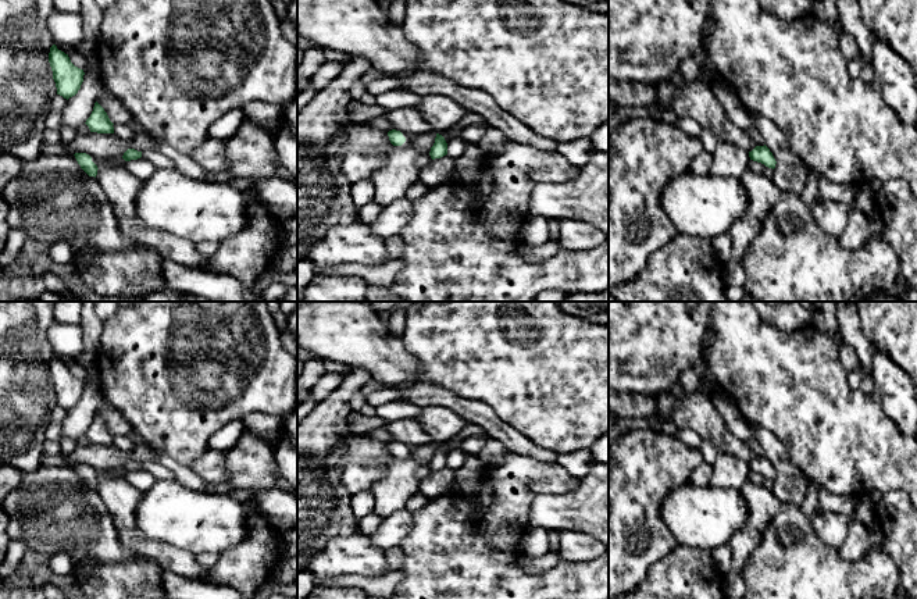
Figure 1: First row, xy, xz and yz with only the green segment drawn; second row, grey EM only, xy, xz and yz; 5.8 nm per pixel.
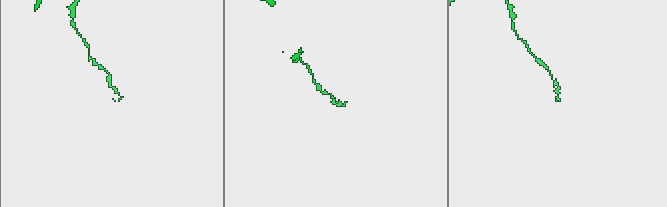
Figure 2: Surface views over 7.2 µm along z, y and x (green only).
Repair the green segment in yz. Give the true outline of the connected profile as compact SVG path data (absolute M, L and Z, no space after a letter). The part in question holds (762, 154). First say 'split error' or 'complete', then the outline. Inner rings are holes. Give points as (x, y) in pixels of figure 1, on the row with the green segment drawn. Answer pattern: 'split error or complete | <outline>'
complete | M766 145L756 146L752 151L749 151L749 157L750 160L761 163L768 168L773 168L773 170L775 168L777 161Z

